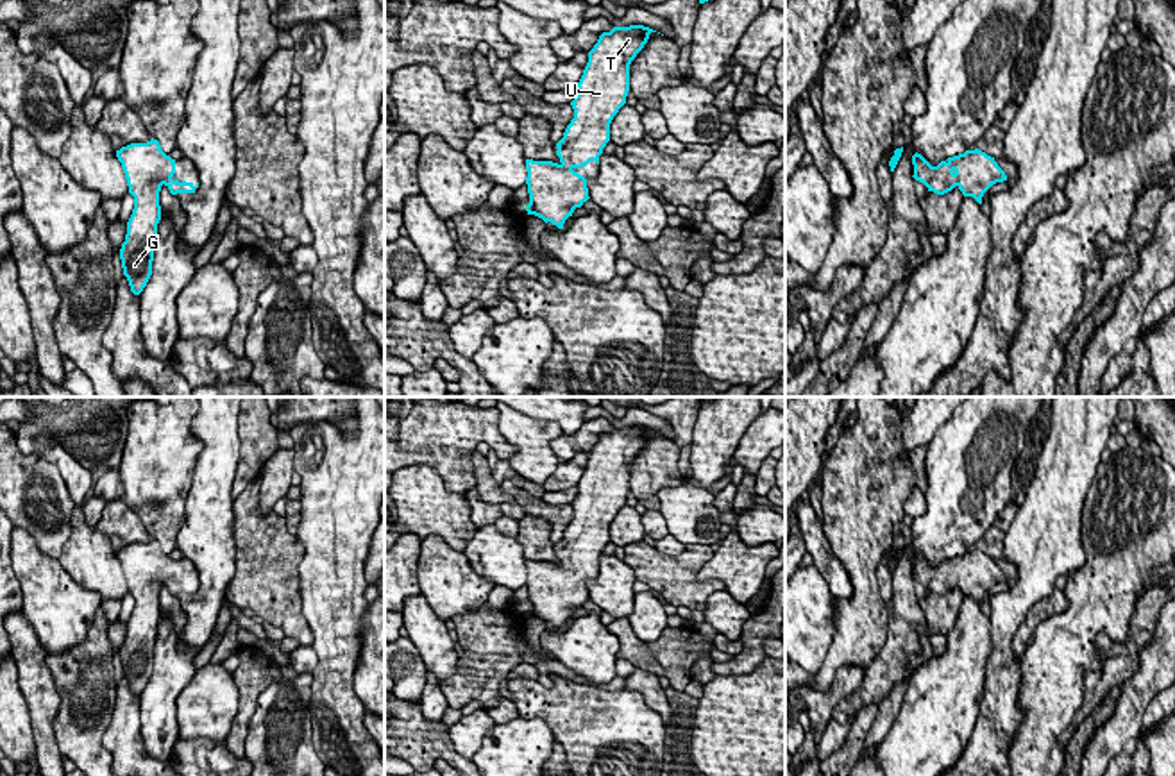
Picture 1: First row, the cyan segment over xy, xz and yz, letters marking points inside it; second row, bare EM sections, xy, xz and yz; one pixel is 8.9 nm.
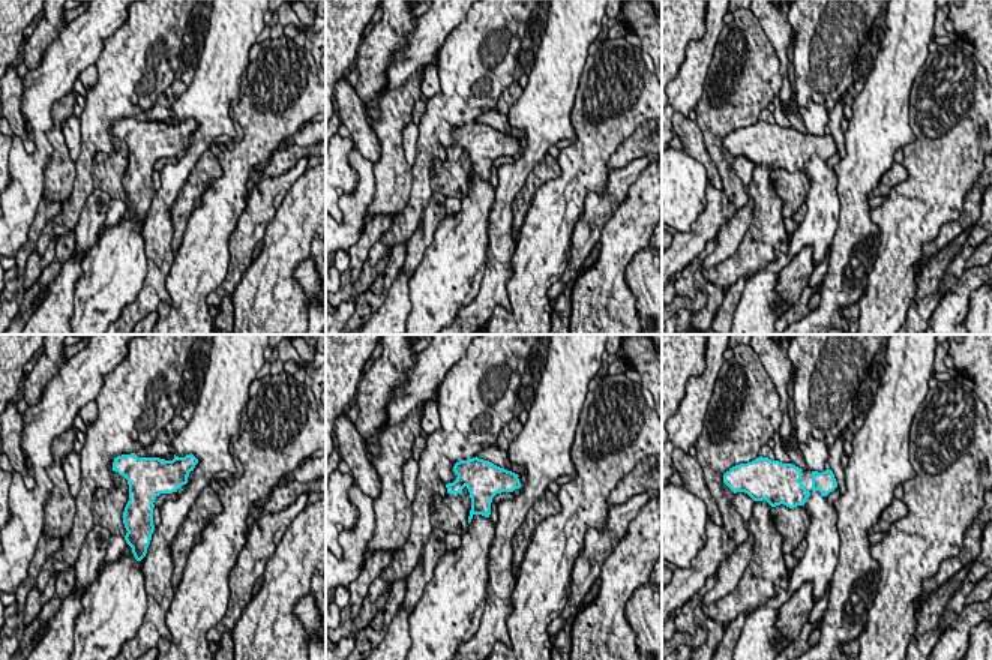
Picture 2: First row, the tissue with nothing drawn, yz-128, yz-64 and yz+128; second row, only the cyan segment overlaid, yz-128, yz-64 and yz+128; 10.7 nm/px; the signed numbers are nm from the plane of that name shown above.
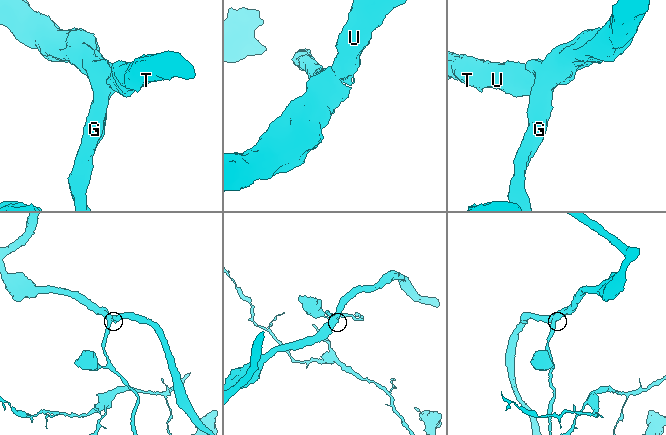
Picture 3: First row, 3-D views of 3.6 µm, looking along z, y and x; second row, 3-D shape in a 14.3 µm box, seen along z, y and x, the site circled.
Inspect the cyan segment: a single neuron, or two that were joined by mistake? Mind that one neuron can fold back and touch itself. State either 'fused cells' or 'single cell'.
single cell

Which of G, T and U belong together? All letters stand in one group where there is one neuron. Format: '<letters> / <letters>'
G T U

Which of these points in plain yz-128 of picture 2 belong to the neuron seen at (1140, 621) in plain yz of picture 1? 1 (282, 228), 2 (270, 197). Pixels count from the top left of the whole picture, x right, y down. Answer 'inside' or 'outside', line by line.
1: outside
2: inside

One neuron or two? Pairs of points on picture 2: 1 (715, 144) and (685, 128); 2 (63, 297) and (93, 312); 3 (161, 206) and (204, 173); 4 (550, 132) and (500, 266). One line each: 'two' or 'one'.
1: two
2: two
3: two
4: one

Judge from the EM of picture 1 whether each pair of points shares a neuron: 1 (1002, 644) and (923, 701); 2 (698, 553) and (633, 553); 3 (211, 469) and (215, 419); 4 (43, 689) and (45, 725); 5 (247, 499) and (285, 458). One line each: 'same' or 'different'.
1: different
2: same
3: same
4: same
5: different

